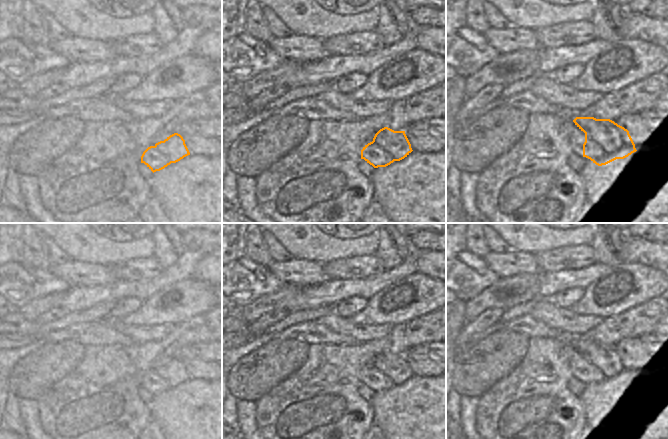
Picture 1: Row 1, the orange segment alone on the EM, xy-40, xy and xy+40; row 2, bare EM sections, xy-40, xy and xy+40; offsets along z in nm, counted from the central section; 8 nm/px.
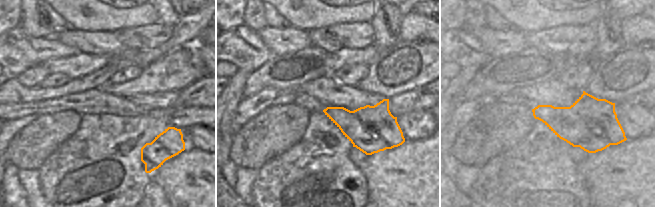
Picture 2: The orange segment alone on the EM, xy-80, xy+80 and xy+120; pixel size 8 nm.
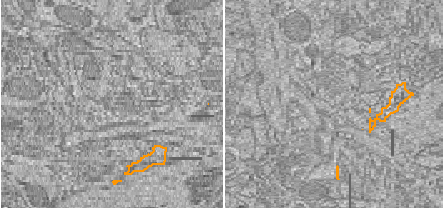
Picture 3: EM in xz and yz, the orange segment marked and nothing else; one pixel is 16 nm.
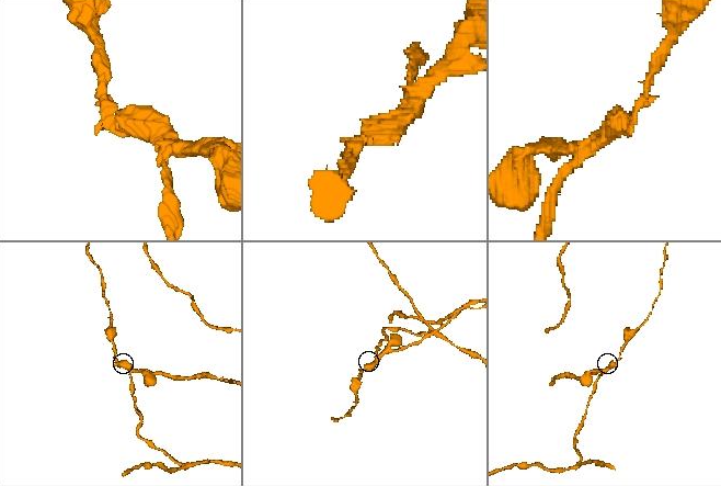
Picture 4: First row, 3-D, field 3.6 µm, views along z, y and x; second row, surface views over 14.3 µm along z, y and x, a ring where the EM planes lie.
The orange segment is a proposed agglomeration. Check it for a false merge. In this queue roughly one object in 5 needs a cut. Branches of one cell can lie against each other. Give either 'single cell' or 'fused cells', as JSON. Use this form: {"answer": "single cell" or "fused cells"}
{"answer": "fused cells"}

